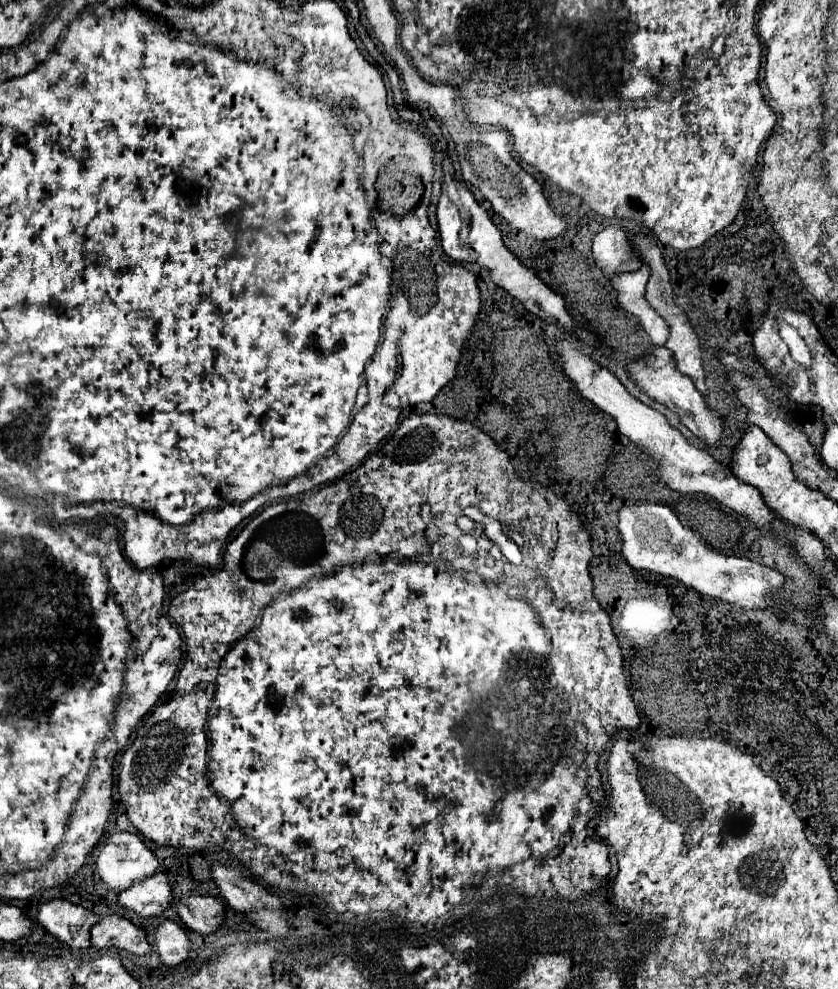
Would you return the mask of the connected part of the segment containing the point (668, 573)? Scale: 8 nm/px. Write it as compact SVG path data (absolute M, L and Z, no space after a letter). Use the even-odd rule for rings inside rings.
M634 503L622 505L618 511L618 533L622 539L620 555L634 567L664 577L674 577L686 587L696 589L700 595L710 595L744 609L770 609L774 603L768 599L772 591L782 589L786 577L778 571L754 563L750 559L726 557L706 547L702 539L686 529L672 509L664 503Z

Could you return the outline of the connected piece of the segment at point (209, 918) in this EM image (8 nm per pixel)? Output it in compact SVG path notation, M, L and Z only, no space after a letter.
M202 893L182 895L176 903L180 921L198 933L212 933L224 919L224 903Z

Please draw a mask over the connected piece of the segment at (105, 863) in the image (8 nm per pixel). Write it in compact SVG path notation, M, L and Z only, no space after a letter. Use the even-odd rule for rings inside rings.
M114 833L98 855L100 879L112 891L122 891L130 883L158 873L156 855L144 845L136 833Z

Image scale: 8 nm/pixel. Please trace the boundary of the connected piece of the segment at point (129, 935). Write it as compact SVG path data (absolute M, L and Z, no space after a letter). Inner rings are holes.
M118 915L100 917L100 921L92 925L90 935L94 949L124 949L136 955L150 953L146 933Z

